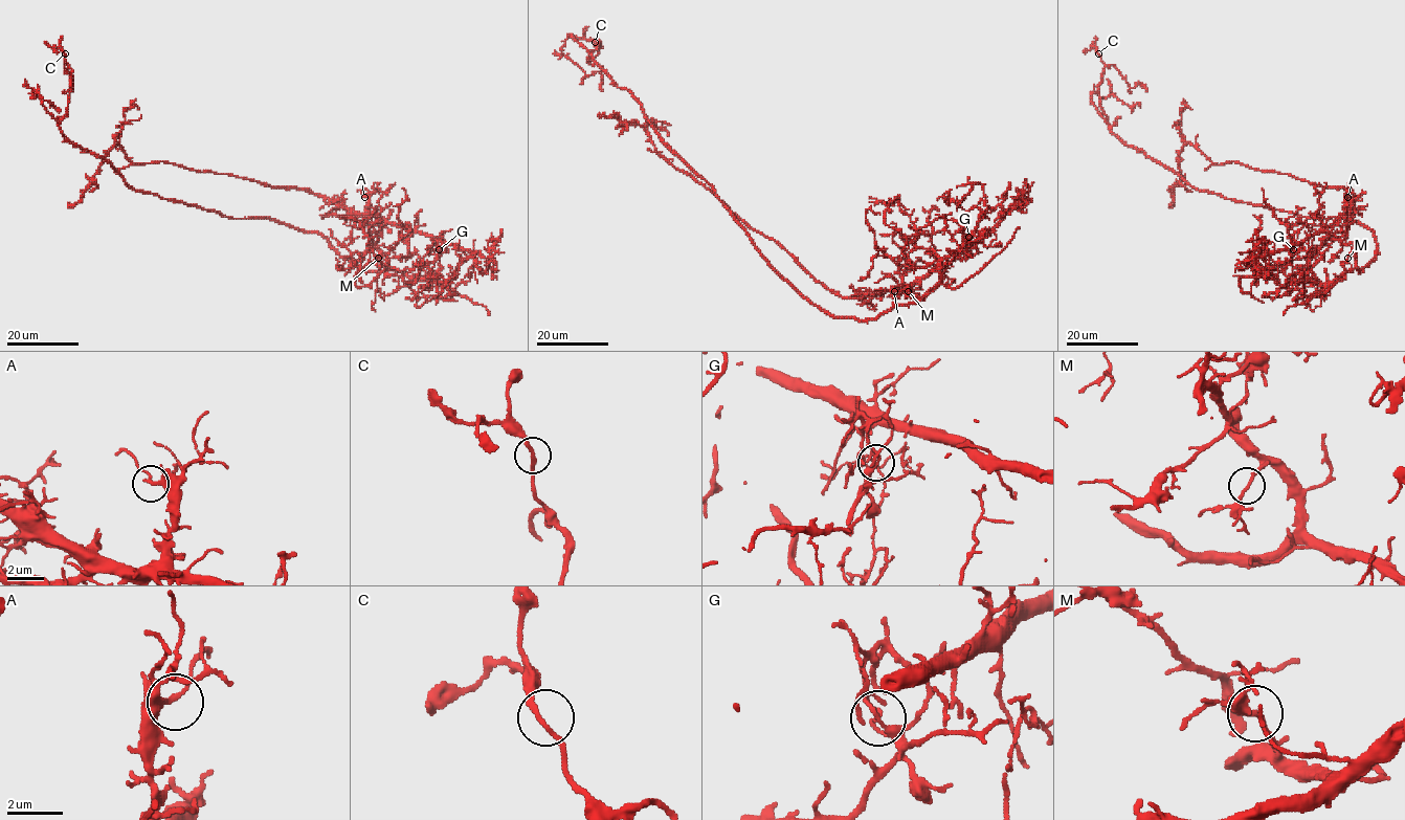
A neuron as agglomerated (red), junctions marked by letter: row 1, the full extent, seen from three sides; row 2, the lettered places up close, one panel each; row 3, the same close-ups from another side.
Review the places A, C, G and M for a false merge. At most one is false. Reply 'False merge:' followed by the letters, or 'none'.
False merge: G

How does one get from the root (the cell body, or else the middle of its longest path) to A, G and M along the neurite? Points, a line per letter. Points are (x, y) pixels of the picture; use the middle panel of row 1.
A: (938, 263), (931, 249), (914, 246), (914, 237), (918, 229), (943, 217), (962, 226), (967, 248), (894, 291)
G: (938, 263), (931, 249), (914, 246), (918, 229), (943, 217), (956, 220), (968, 237)
M: (938, 263), (940, 280), (936, 285), (919, 298), (914, 298), (908, 291)

